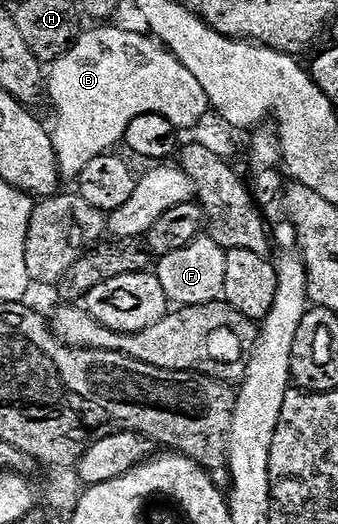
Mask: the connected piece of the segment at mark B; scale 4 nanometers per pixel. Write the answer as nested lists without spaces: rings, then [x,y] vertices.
[[[112,24],[97,25],[100,26],[97,30],[85,29],[75,44],[57,62],[51,63],[46,74],[46,98],[52,101],[57,114],[57,118],[50,122],[50,133],[52,149],[56,151],[56,169],[61,179],[79,179],[82,168],[86,168],[94,156],[109,153],[116,145],[119,147],[134,116],[166,116],[177,131],[185,132],[194,129],[210,114],[202,84],[198,84],[198,79],[166,47],[147,33],[135,34],[132,30],[119,30],[108,25]]]

